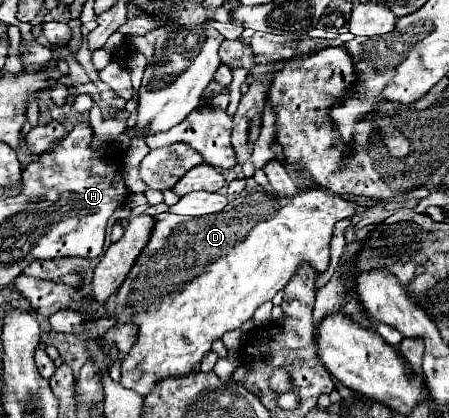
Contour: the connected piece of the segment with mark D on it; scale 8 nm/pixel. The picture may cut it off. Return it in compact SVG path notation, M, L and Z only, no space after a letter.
M301 174L297 178L297 198L283 200L279 196L253 192L235 196L223 212L213 216L155 216L151 238L117 292L117 324L137 324L137 342L121 362L121 386L131 388L145 398L161 380L191 374L203 356L211 352L211 344L225 332L237 330L251 320L253 312L289 282L299 264L309 262L317 272L327 268L333 226L355 214L353 202L331 192L309 190L307 186L313 186L313 182Z

